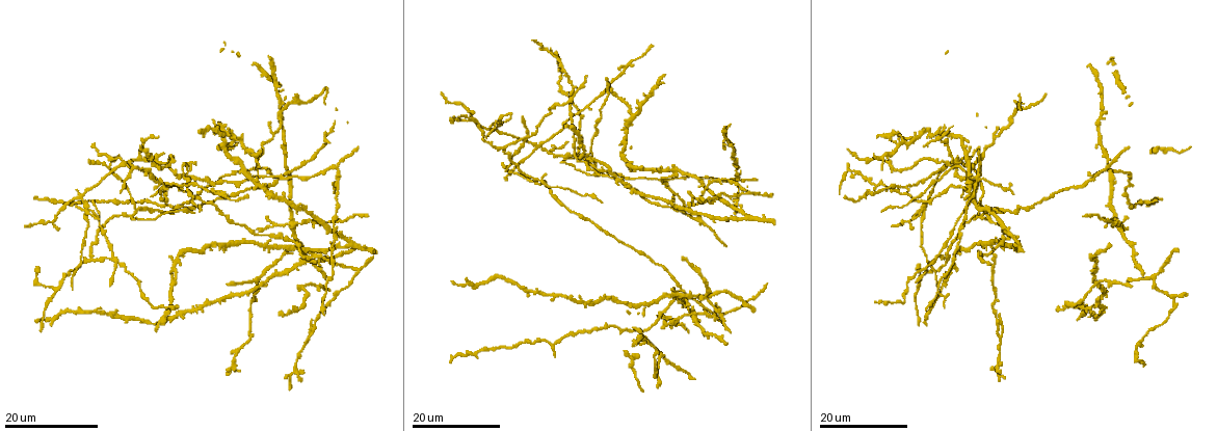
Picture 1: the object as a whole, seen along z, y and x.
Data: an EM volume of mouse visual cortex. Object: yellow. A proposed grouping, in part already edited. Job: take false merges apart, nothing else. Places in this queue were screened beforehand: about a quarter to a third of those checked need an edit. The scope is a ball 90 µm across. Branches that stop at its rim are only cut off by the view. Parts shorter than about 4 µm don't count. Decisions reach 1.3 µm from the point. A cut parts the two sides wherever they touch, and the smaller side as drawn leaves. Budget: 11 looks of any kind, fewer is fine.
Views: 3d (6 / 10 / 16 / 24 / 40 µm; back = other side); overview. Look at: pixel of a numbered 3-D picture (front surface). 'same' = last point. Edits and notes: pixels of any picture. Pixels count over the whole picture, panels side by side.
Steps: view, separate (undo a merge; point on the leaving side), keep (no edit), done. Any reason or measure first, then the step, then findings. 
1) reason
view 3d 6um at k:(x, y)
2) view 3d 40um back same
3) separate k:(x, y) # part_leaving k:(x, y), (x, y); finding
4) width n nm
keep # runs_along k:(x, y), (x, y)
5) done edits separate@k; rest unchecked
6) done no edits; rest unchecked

view 3d 16um at 1:(714, 313)

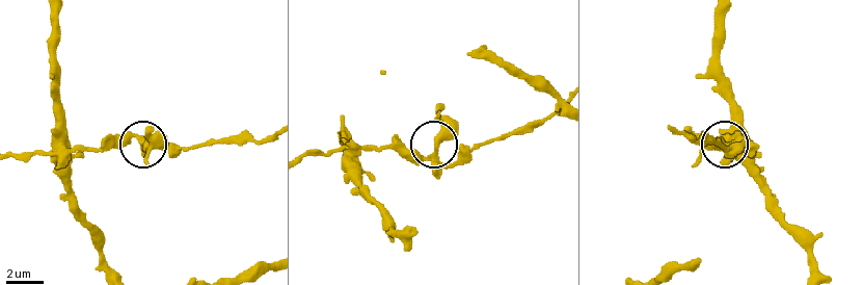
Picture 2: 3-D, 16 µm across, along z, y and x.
view 3d 6um at 2:(436, 153)

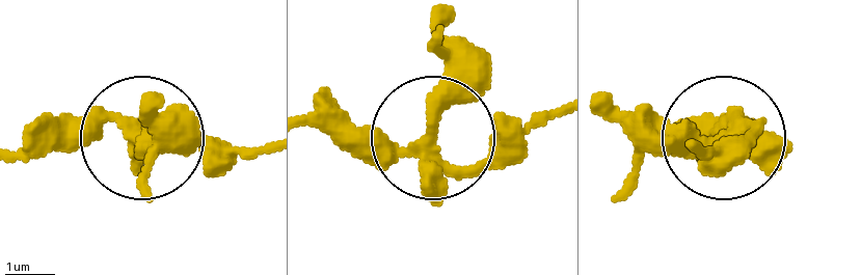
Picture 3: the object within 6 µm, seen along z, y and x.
keep # runs_along 3:(313, 128), (433, 136), (449, 17); one neuron here

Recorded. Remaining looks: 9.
view 3d 16um at 1:(691, 315)

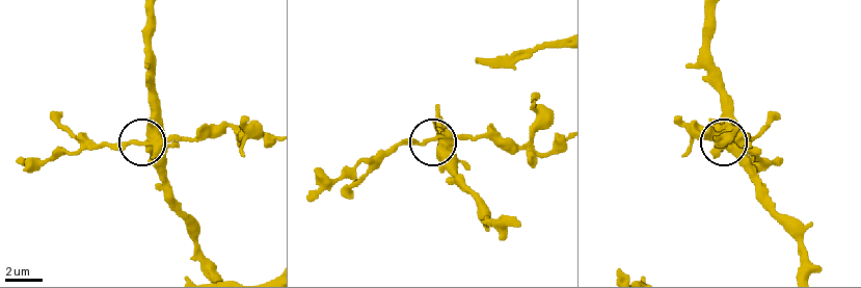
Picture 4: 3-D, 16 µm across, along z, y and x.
closer look
view 3d 6um at 4:(140, 141)

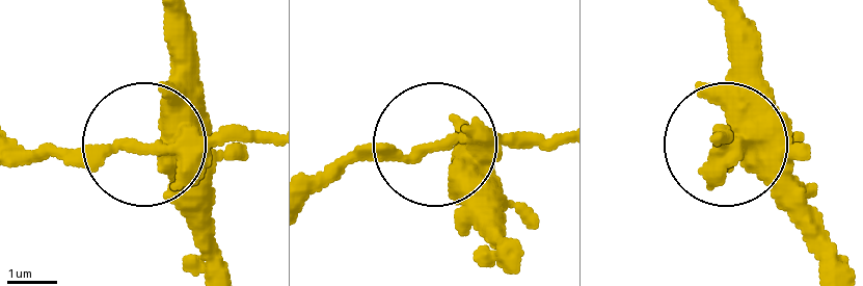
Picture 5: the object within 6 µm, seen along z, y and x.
width 360 nm
keep # all the same neuron

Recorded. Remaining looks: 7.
four-way junction
view 3d 16um at 1:(186, 175)

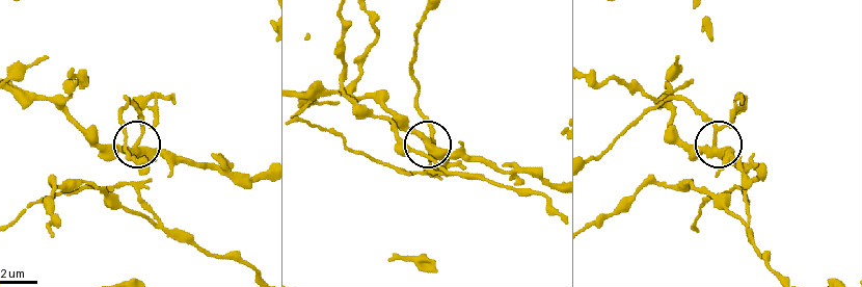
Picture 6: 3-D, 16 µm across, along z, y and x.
zoom in
view 3d 10um at 6:(428, 141)

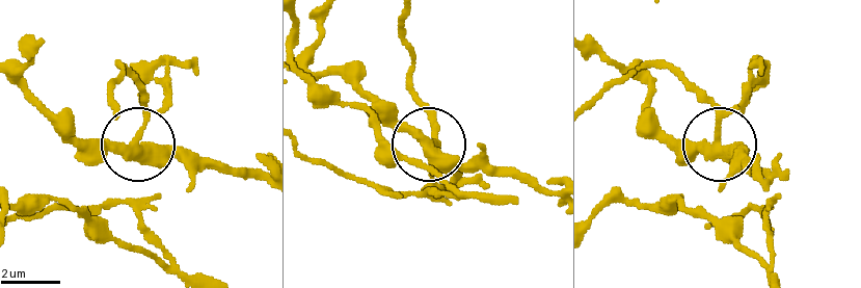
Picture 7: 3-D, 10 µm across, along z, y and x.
separate 7:(141, 86) # part_leaving 7:(718, 127), (710, 107), (666, 70), (621, 75), (591, 99); a second neuron is stuck on

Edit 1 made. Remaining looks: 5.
view overview

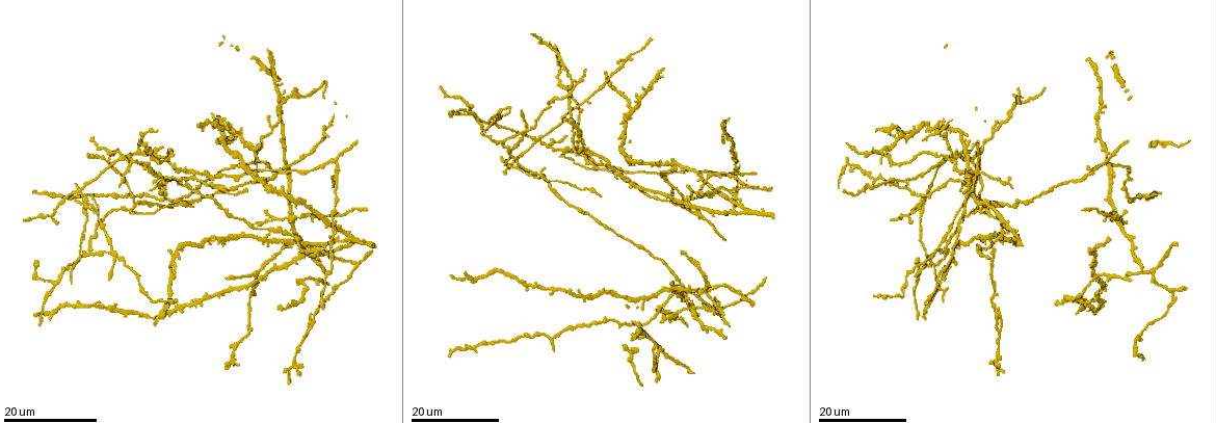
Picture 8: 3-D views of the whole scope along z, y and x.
small branch off a trunk
view 3d 16um at 8:(540, 138)

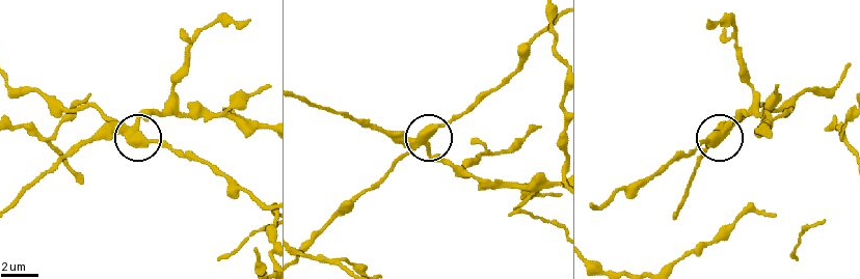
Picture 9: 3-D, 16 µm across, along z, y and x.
view 3d 6um at 9:(133, 130)

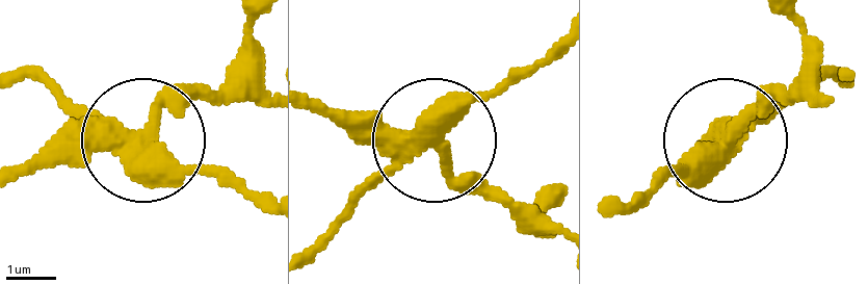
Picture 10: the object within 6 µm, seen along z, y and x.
separate 10:(83, 105) # part_leaving 10:(134, 152), (216, 164), (266, 192); two neurons meet here

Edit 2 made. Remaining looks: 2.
done edits separate@7, separate@10; rest unchecked

